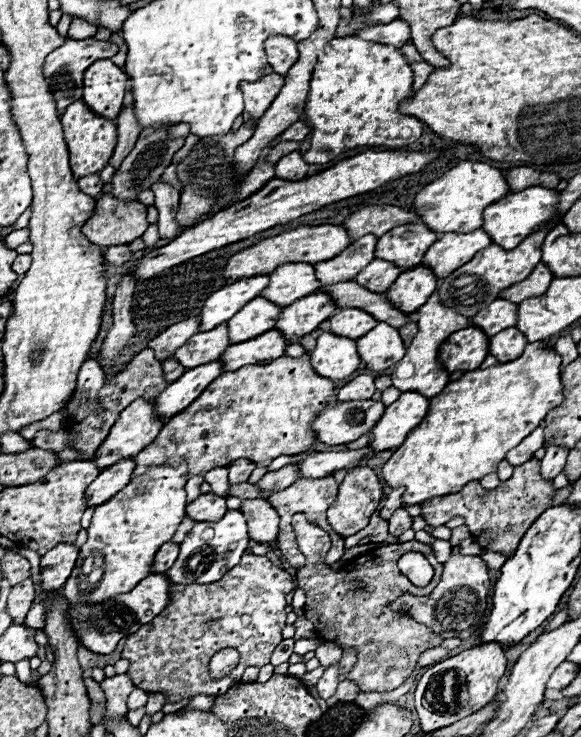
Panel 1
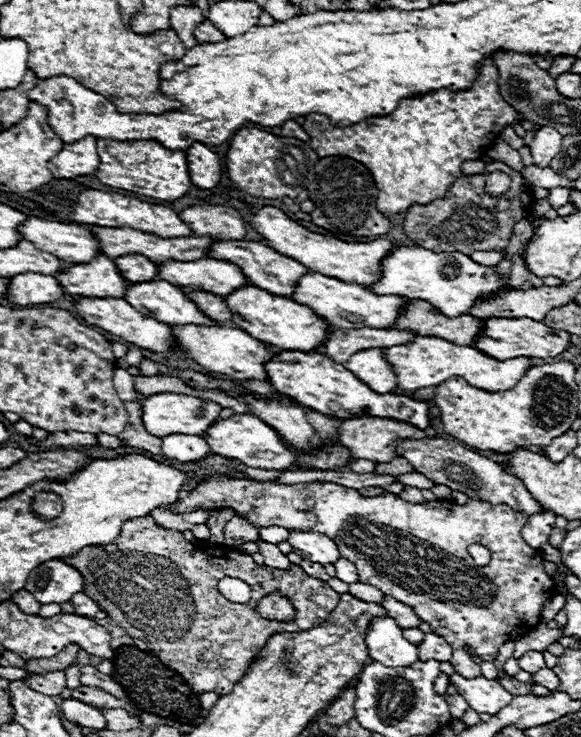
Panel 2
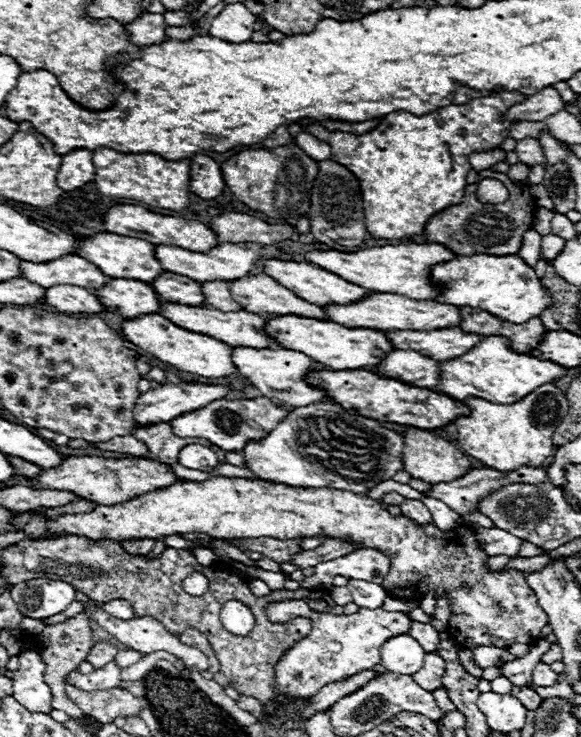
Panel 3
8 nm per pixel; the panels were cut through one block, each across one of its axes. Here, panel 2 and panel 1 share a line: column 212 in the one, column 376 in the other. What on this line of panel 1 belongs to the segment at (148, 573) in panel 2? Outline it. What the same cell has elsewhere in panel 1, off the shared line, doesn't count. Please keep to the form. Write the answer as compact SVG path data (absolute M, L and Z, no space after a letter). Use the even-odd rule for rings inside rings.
M416 540L406 544L388 544L370 550L358 556L352 564L340 568L338 572L330 570L326 564L324 568L306 564L296 574L298 586L306 590L304 614L314 624L316 638L322 642L334 642L342 650L352 648L356 652L358 660L354 668L346 674L346 680L356 682L362 692L390 692L398 688L412 674L412 668L416 666L420 654L444 642L440 634L432 632L424 624L418 624L412 616L388 608L390 602L394 602L402 594L428 596L434 590L434 586L416 588L398 570L396 564L400 556L404 556L406 552L422 552L436 570L436 584L440 582L442 564L436 560L428 544ZM356 582L368 584L368 590L356 588Z

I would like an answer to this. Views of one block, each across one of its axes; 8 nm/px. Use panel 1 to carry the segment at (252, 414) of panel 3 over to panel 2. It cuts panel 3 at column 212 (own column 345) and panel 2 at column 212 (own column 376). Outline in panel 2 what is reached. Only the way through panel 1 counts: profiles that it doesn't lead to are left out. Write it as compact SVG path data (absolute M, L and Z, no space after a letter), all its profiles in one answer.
M162 392L162 394L152 394L142 400L142 422L148 434L156 436L168 436L168 434L196 434L202 436L208 426L220 416L222 406L218 406L212 400L200 400L194 396L186 394L172 394L172 392Z

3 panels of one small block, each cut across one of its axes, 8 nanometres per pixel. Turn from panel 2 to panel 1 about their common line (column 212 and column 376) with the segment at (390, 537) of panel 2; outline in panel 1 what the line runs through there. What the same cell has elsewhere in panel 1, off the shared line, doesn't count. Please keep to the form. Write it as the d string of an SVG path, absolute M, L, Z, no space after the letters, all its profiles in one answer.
M356 466L348 470L340 482L338 496L328 508L328 524L342 536L352 536L362 530L376 512L382 498L382 484L372 468Z

